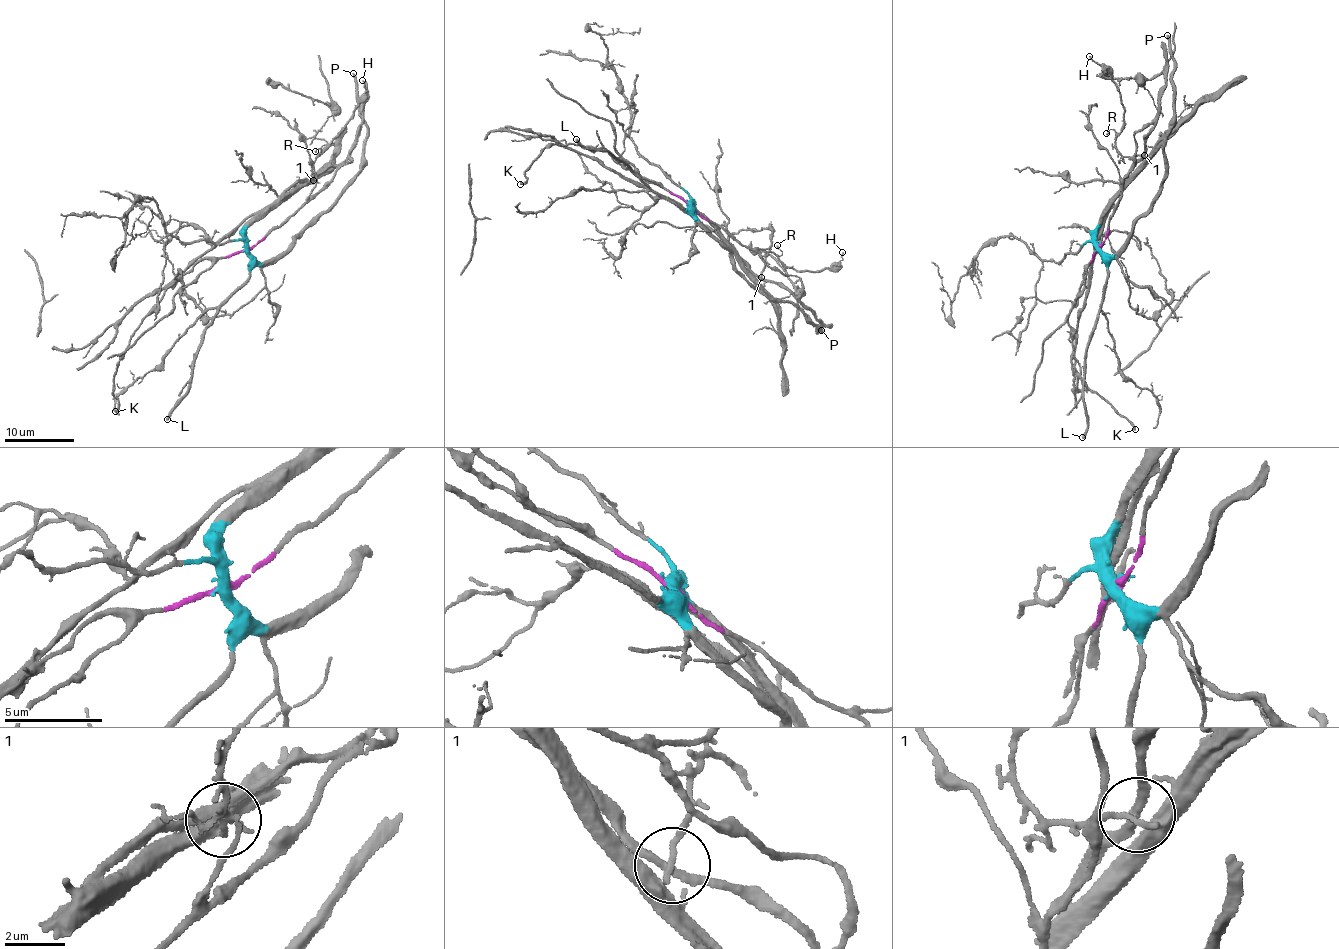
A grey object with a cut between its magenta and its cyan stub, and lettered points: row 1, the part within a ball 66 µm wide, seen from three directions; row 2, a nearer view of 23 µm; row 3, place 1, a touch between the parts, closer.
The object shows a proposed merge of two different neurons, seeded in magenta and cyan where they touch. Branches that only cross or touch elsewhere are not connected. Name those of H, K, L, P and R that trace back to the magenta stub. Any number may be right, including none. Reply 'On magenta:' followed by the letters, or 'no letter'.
On magenta: K

